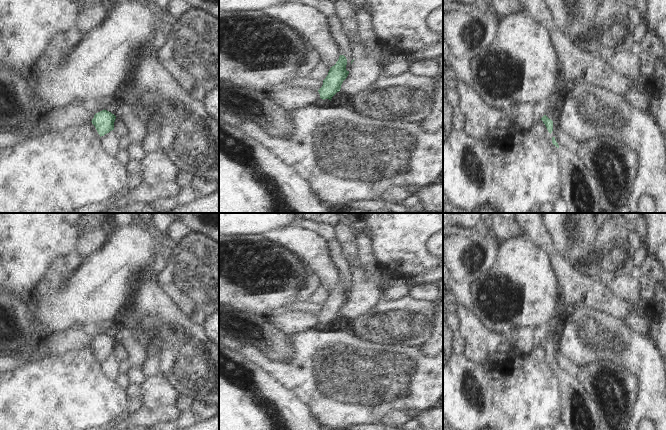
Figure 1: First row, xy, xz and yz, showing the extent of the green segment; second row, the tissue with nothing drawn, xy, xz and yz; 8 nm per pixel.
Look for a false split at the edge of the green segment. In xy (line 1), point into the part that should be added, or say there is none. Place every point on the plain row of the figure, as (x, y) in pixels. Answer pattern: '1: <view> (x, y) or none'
1: none

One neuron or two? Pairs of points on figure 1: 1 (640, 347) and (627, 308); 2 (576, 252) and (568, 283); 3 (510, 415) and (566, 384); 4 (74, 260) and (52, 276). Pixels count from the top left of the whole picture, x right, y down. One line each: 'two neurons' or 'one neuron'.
1: two neurons
2: two neurons
3: two neurons
4: one neuron

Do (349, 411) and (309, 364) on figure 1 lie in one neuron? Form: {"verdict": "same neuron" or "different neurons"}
{"verdict": "same neuron"}

